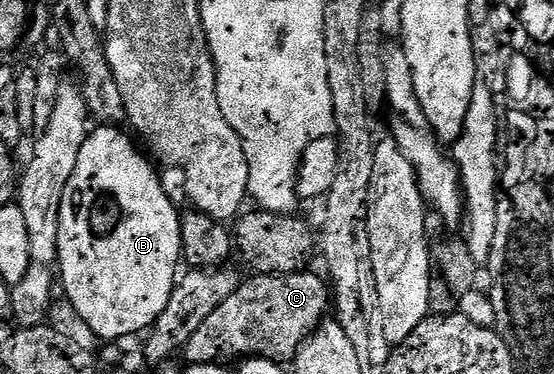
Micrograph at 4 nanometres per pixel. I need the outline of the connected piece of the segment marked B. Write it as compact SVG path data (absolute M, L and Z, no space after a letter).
M100 124L92 128L87 134L85 143L81 147L81 155L77 155L77 167L65 187L65 195L61 206L61 219L59 220L59 234L57 235L57 247L59 248L59 259L57 262L57 277L61 282L61 289L67 292L67 301L75 308L75 313L96 333L104 337L103 341L115 343L118 337L131 337L134 333L150 330L155 320L165 311L165 303L169 303L169 295L173 295L177 284L177 274L180 272L181 258L183 255L183 244L181 243L181 223L179 222L180 210L175 210L169 194L163 190L163 181L155 174L155 169L143 158L144 150L134 145L122 132L122 128Z

